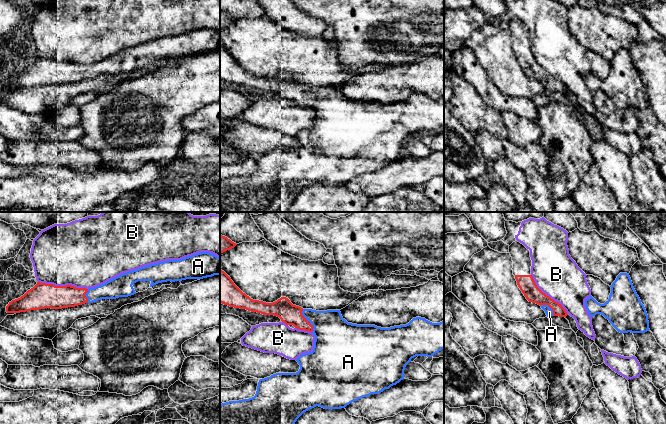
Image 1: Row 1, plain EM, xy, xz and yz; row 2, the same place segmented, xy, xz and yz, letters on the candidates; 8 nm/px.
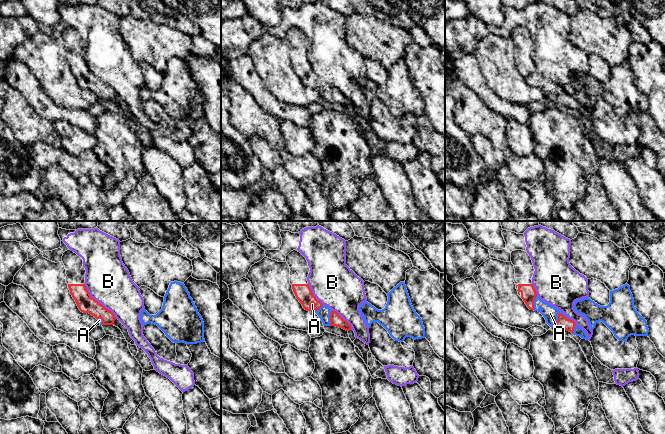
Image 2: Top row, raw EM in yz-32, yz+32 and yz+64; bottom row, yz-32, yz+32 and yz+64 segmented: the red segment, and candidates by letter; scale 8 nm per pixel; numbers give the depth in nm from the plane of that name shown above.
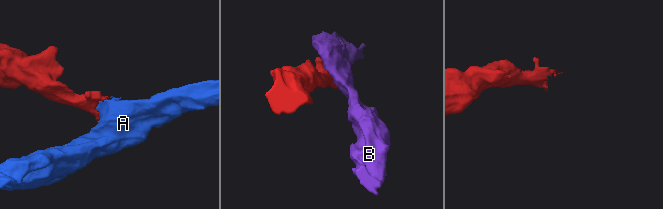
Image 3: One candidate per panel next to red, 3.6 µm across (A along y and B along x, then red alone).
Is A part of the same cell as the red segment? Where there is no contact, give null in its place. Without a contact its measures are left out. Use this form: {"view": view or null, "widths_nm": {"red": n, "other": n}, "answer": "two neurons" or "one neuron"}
{"view": "xz", "widths_nm": {"red": 170, "other": 300}, "answer": "one neuron"}

